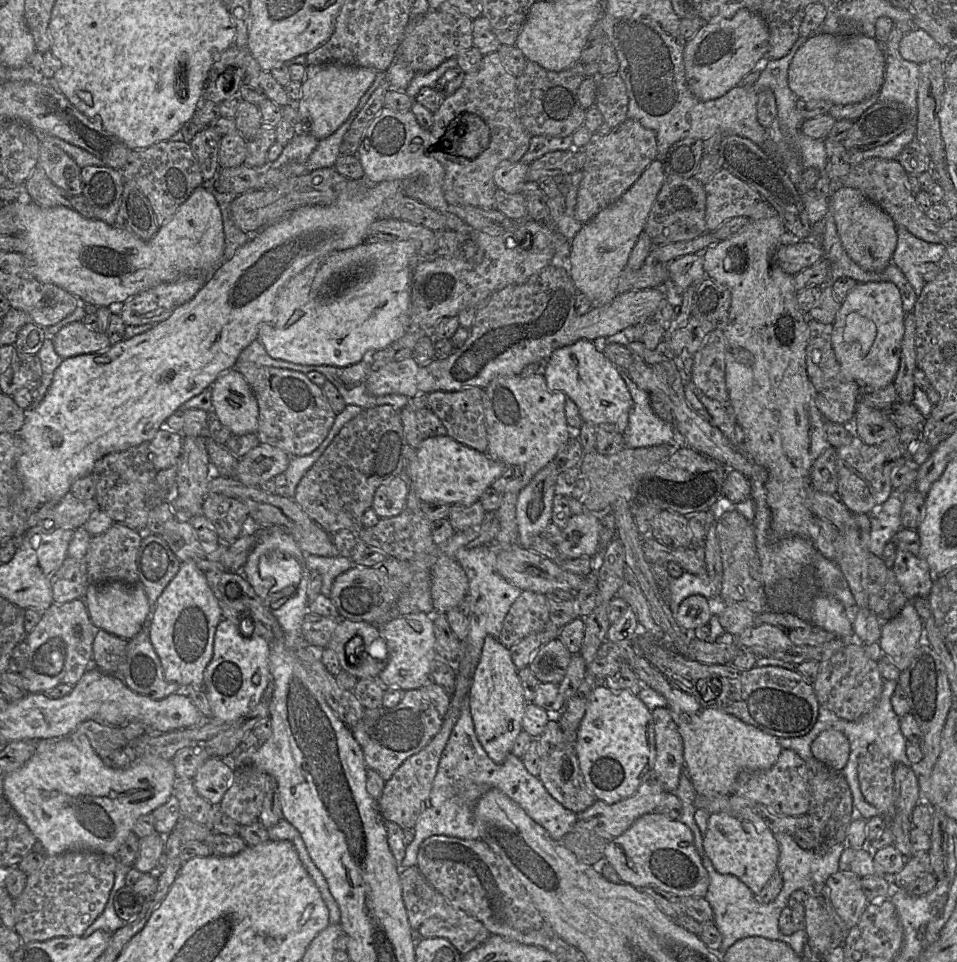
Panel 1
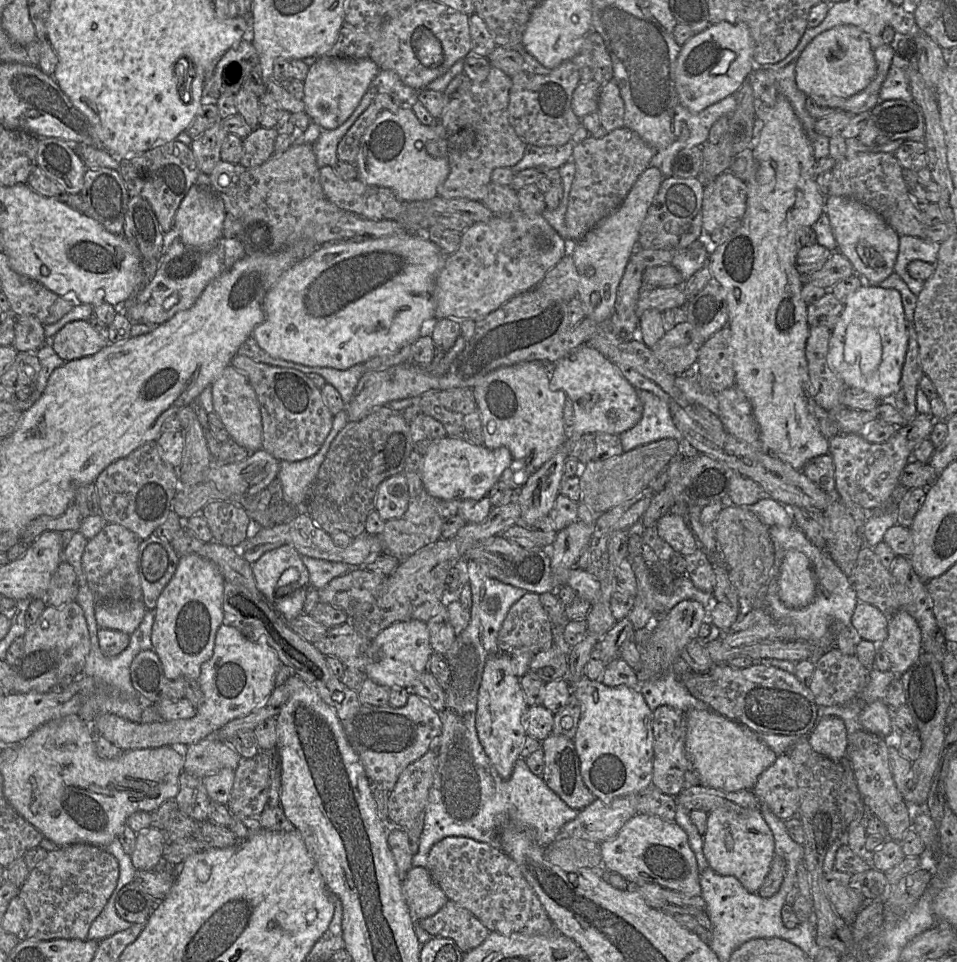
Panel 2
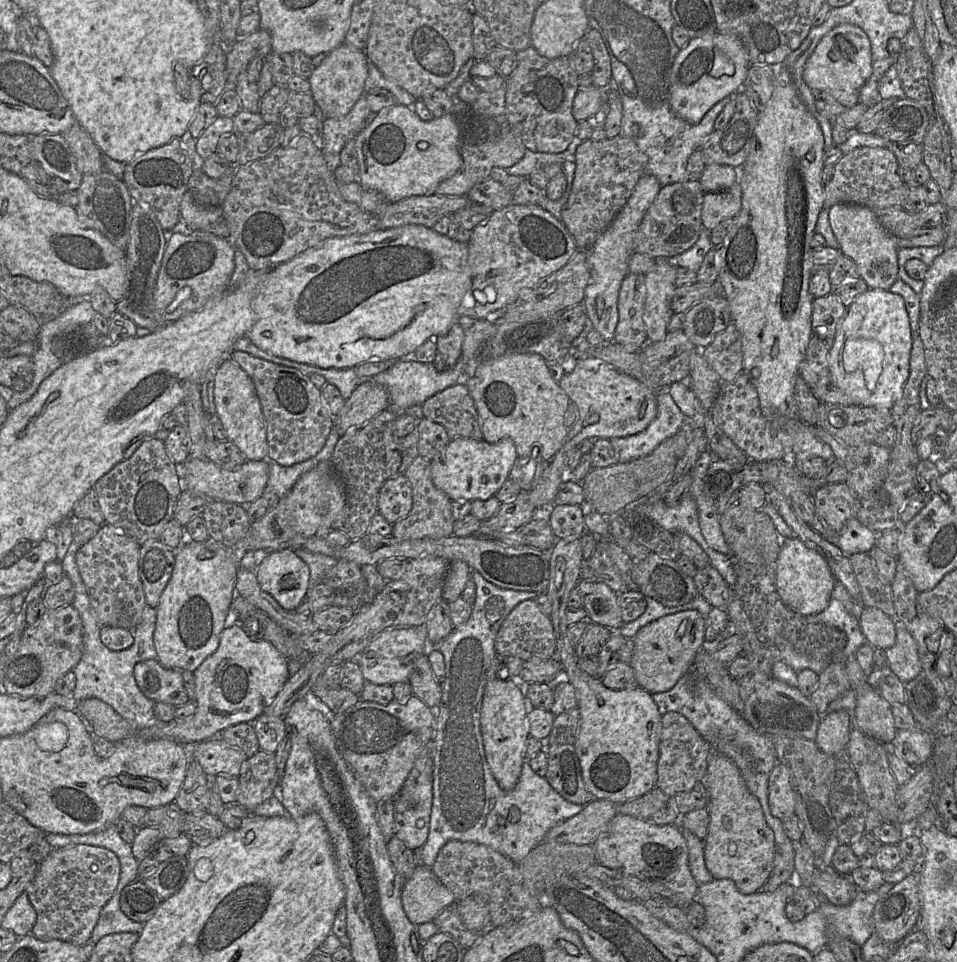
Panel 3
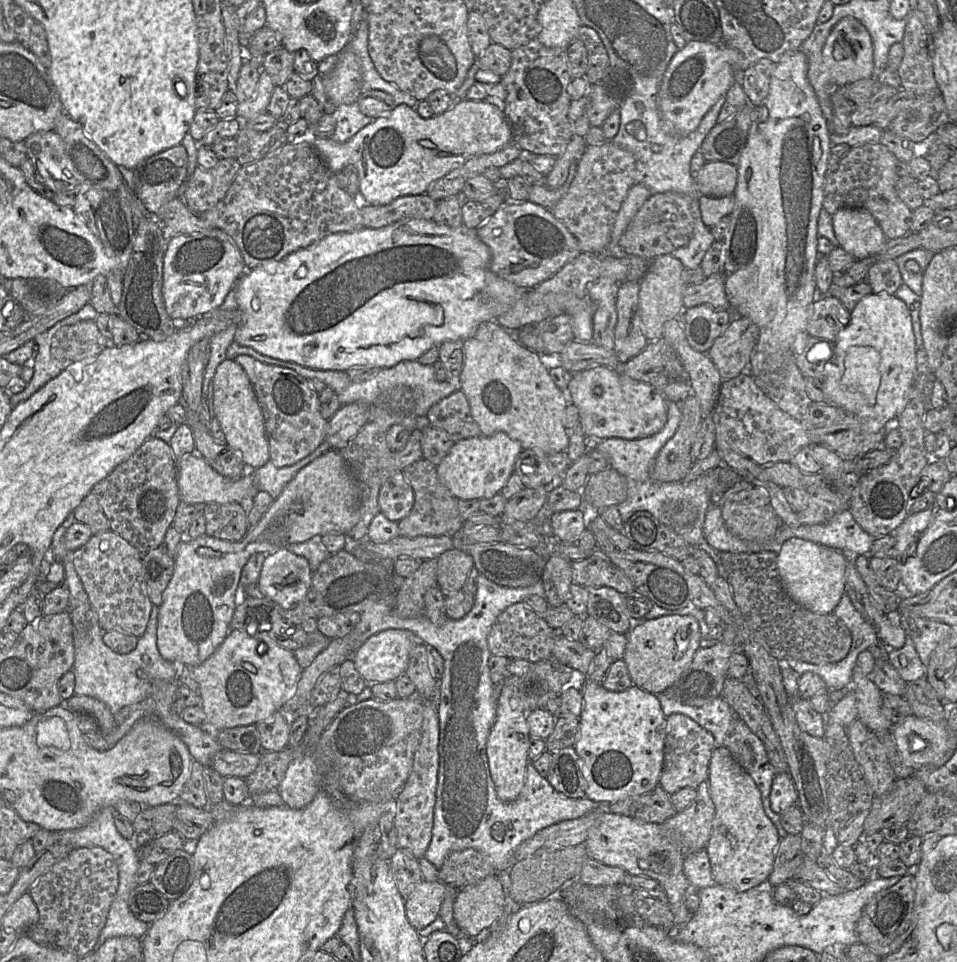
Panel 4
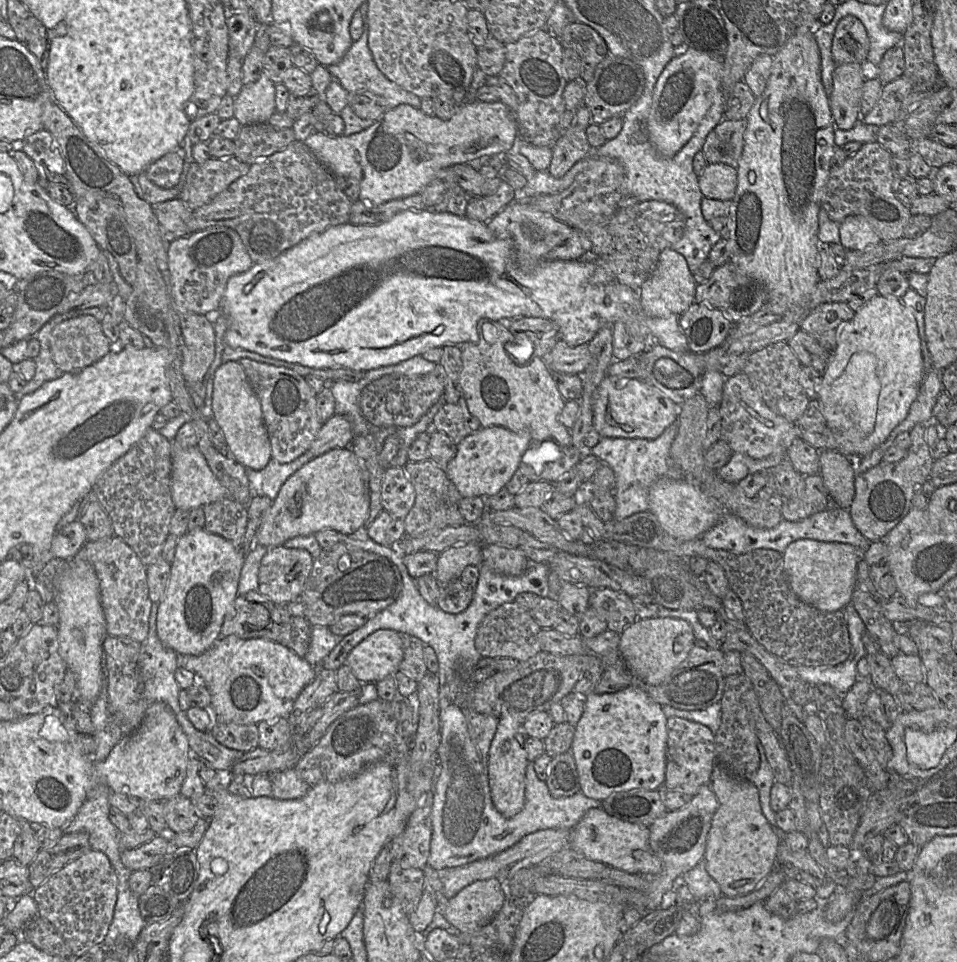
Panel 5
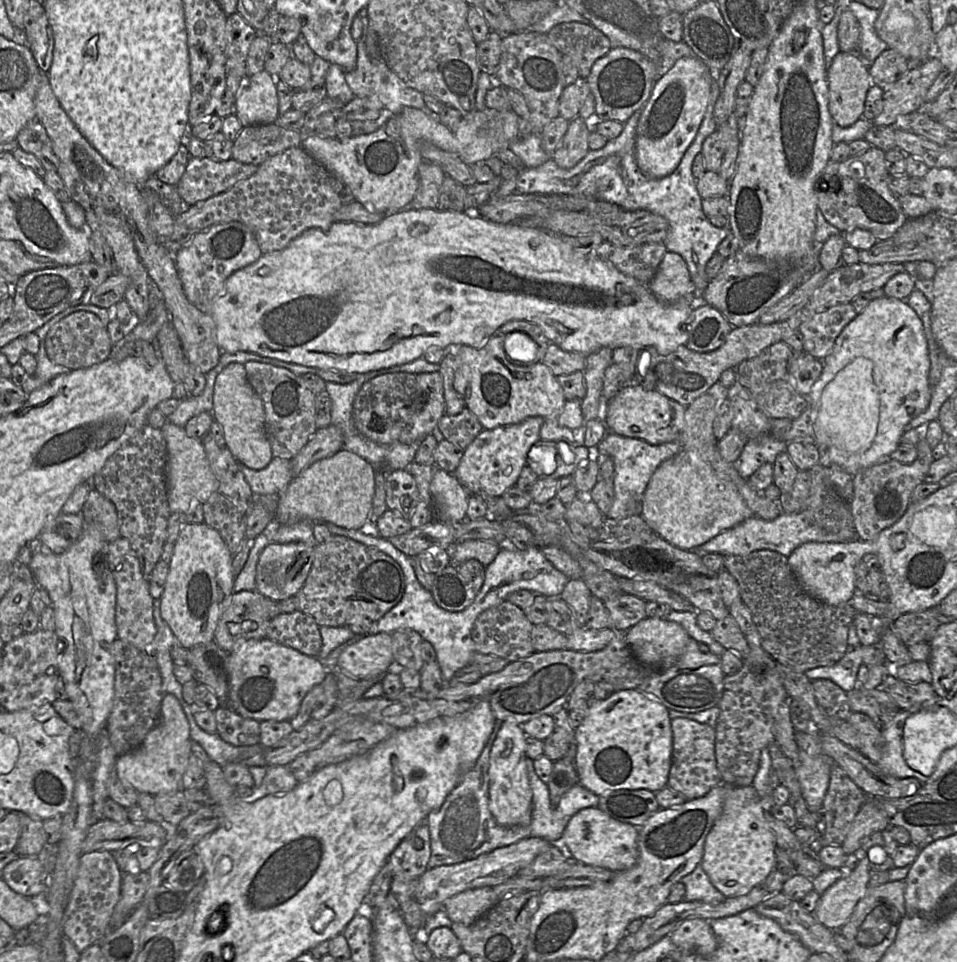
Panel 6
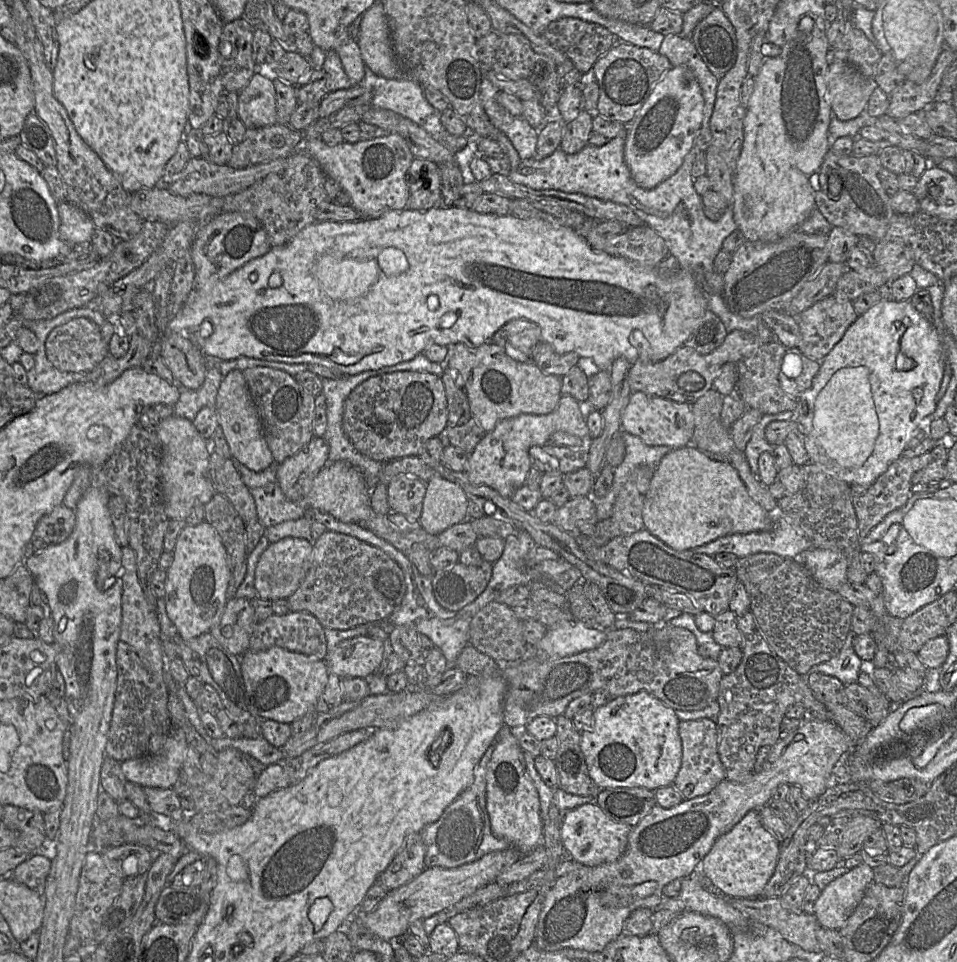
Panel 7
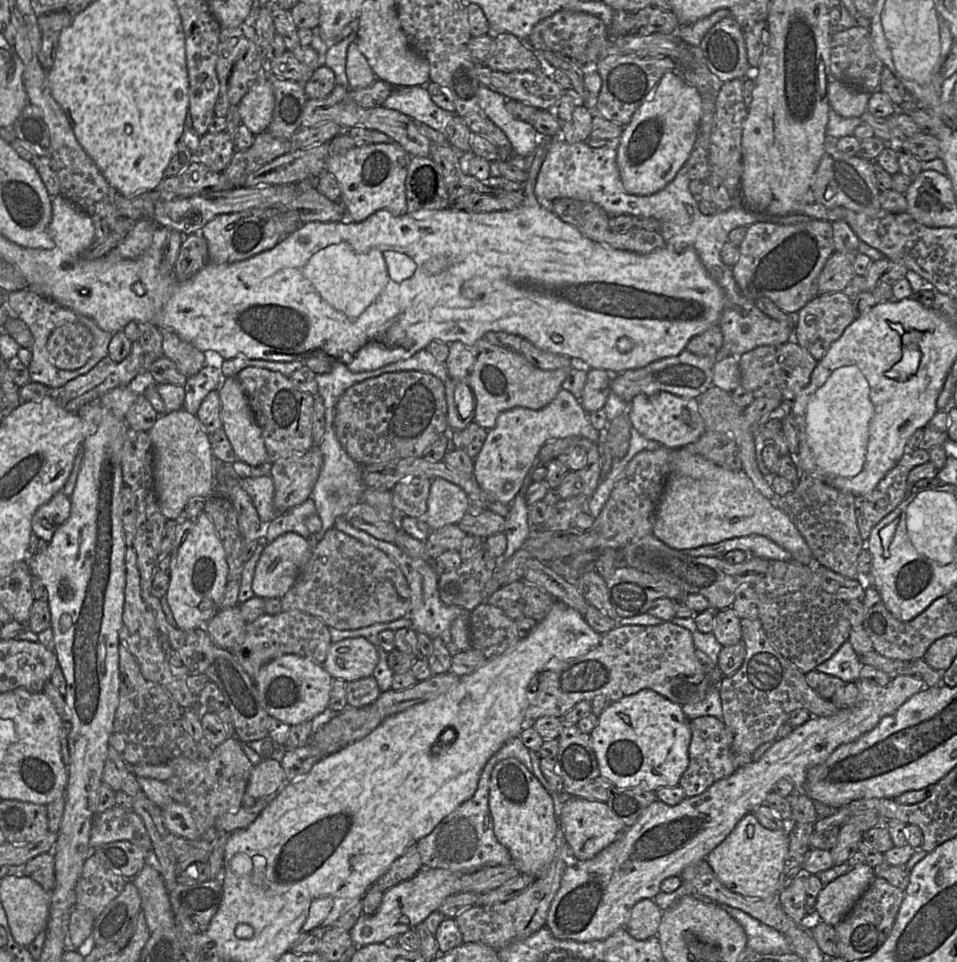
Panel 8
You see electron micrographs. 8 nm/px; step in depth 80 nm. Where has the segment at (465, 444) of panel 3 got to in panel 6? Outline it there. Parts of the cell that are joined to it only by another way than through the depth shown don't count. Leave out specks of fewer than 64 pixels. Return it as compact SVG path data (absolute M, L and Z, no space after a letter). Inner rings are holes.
M533 416L517 424L499 426L491 430L483 429L464 450L454 476L469 495L483 493L501 497L507 489L515 486L522 469L527 466L528 452L540 441L543 423L542 417Z

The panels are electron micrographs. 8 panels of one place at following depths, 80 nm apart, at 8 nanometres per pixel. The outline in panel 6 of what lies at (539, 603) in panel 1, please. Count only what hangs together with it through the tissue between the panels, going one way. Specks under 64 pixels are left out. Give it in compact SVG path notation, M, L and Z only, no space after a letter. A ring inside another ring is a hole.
M503 601L501 604L483 611L475 620L471 638L475 651L494 655L509 662L515 662L534 653L531 641L533 624L527 619L523 610L516 605Z

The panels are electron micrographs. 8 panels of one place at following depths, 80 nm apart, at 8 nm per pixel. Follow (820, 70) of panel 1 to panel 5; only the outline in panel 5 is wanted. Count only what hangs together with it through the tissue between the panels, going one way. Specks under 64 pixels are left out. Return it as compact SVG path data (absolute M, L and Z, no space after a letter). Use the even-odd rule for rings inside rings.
M853 15L843 17L835 29L832 56L836 65L867 61L869 38L862 22Z

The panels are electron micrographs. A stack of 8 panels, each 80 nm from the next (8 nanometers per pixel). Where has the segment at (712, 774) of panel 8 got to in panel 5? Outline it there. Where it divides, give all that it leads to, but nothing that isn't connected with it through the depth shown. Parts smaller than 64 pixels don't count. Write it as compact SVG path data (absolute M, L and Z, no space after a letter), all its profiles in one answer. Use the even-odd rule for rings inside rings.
M667 719L667 749L664 789L694 796L703 784L710 784L716 763L715 735L705 725L684 719Z

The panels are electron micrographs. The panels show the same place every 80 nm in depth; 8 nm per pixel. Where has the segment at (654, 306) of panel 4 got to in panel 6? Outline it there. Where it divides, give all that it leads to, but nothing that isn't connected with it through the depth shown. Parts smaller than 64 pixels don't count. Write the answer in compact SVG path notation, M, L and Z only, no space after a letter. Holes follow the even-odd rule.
M670 251L663 256L648 287L663 302L674 302L698 294L685 260L678 253Z

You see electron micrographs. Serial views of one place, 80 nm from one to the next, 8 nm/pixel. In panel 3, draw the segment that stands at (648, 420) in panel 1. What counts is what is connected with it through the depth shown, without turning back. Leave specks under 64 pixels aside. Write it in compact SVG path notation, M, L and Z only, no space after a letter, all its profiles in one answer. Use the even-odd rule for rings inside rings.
M669 386L657 392L657 415L642 432L608 438L619 453L619 462L625 463L649 455L659 444L675 435L685 423L685 415L669 393Z

